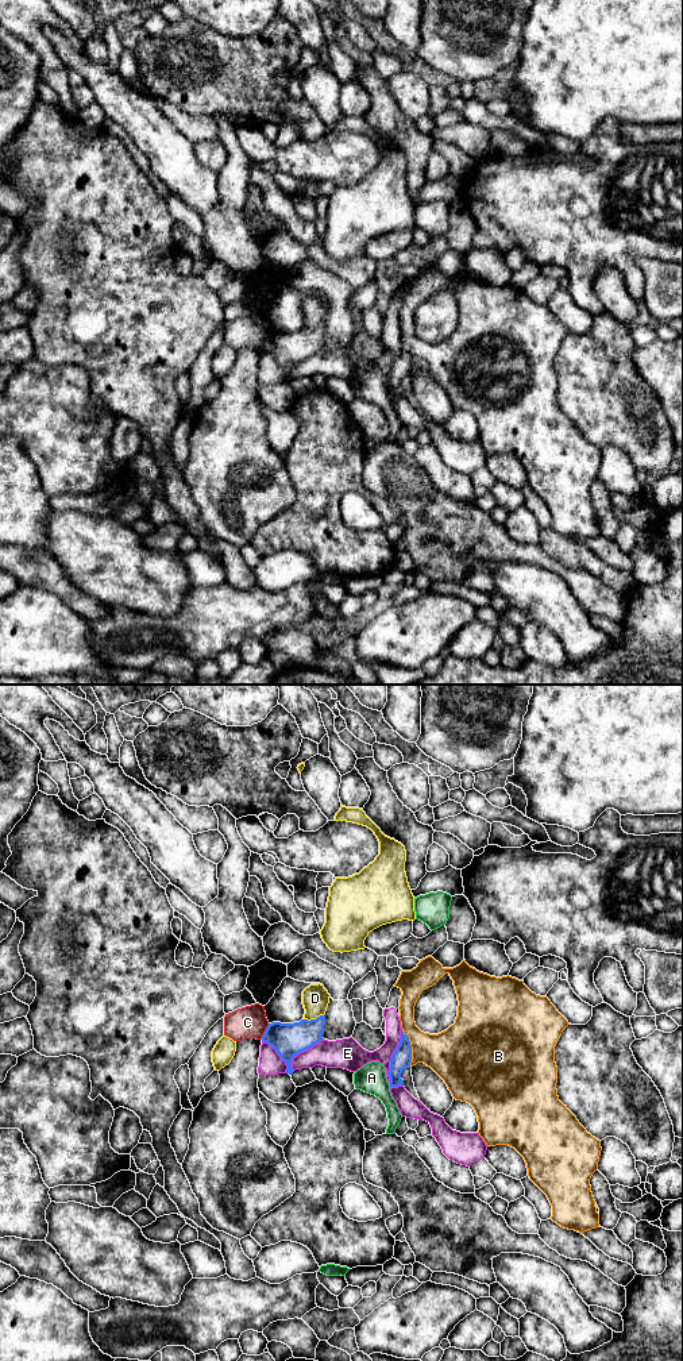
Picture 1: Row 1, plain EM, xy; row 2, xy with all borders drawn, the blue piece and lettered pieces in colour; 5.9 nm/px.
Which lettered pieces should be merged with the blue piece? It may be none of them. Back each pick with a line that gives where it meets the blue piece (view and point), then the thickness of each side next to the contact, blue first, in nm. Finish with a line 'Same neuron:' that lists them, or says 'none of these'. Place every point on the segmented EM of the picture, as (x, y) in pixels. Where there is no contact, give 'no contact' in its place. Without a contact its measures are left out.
Same neuron: none of these

